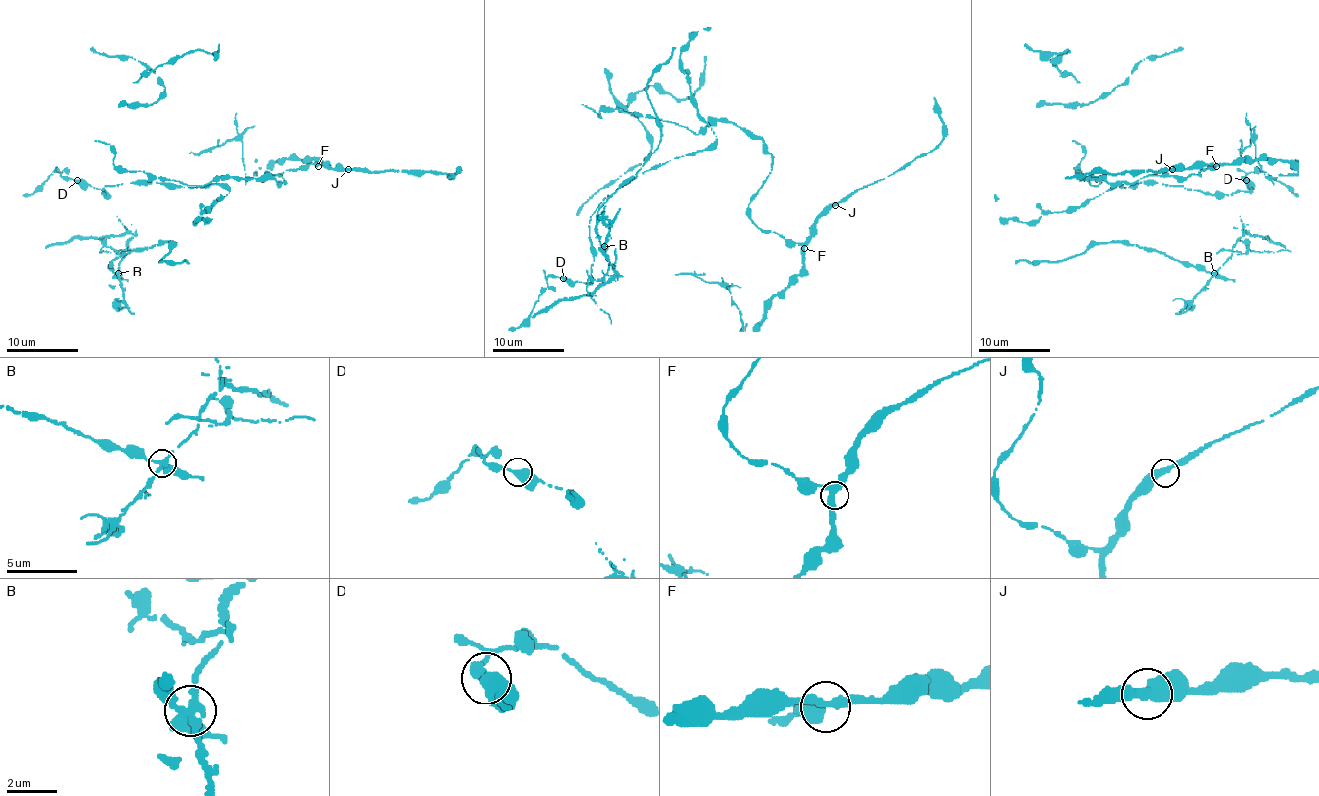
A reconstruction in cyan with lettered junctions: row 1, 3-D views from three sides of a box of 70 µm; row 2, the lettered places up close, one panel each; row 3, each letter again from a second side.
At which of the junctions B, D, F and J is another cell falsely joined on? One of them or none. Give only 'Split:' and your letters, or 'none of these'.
Split: B

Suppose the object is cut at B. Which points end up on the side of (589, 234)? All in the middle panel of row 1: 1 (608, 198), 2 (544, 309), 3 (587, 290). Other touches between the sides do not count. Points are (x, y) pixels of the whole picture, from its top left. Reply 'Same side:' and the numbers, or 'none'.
Same side: 1

